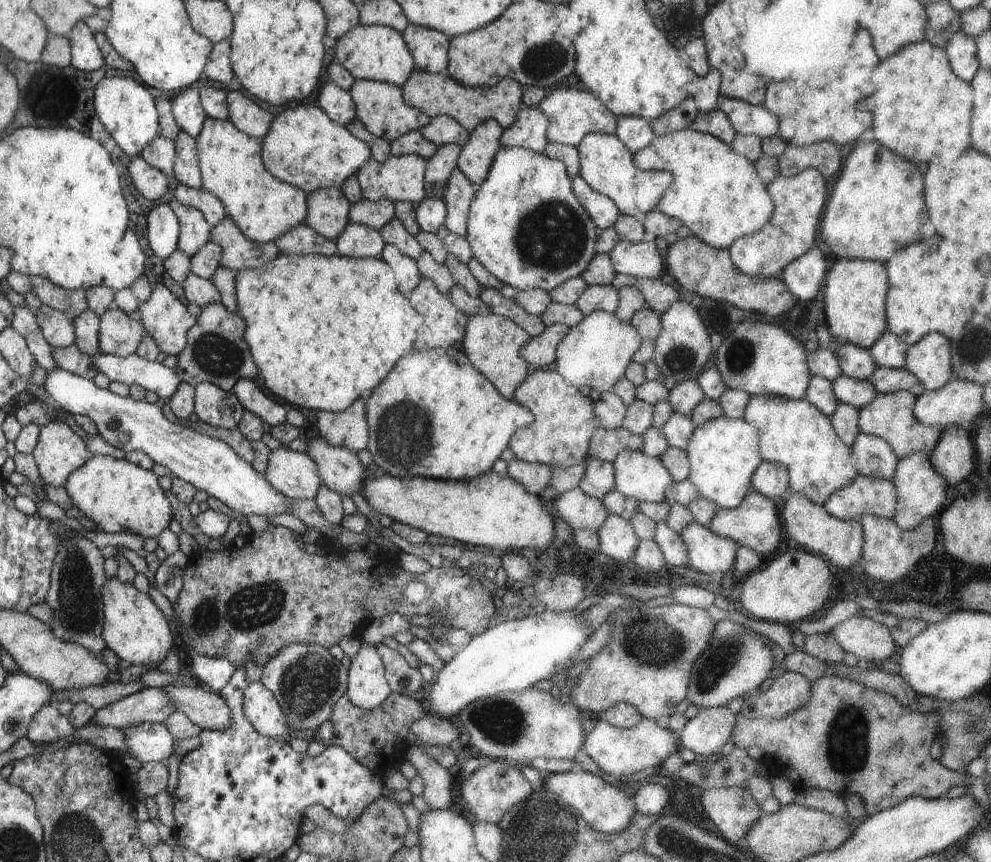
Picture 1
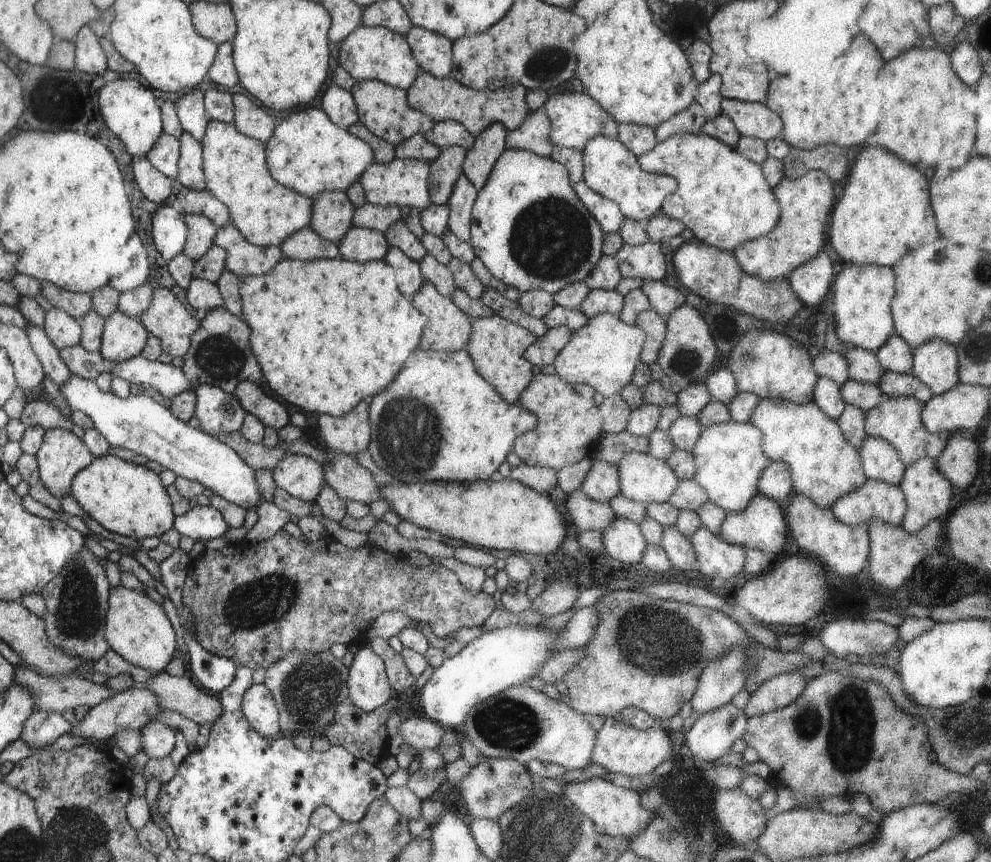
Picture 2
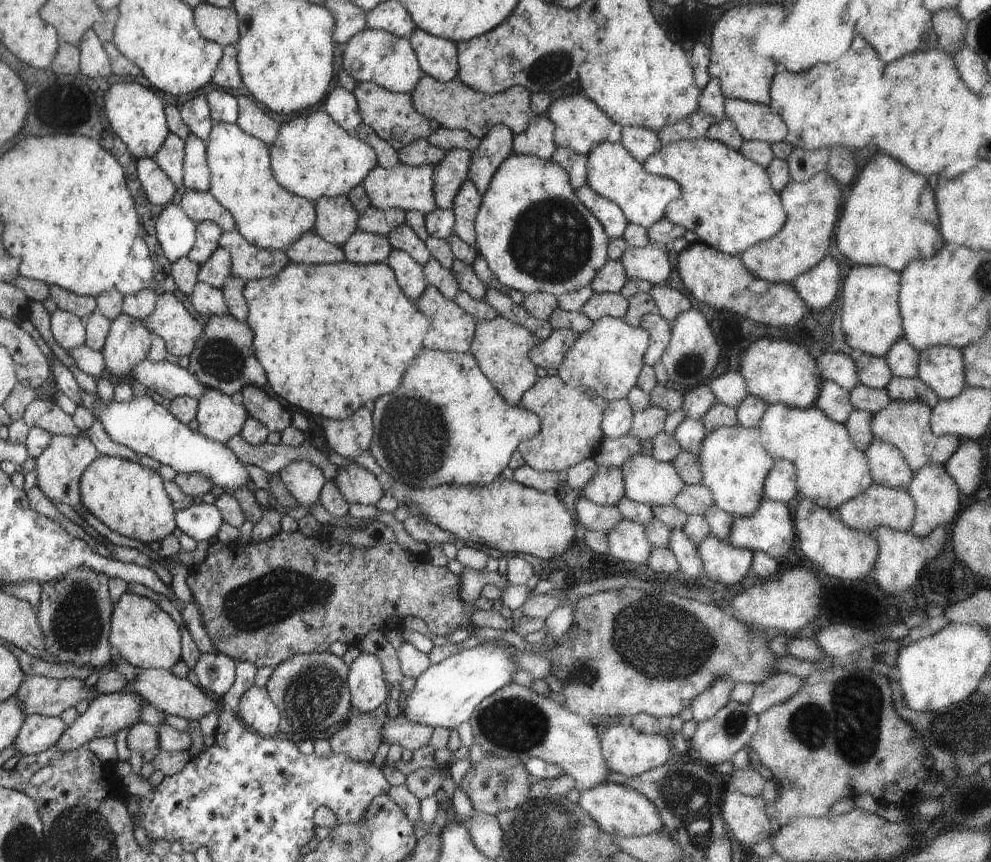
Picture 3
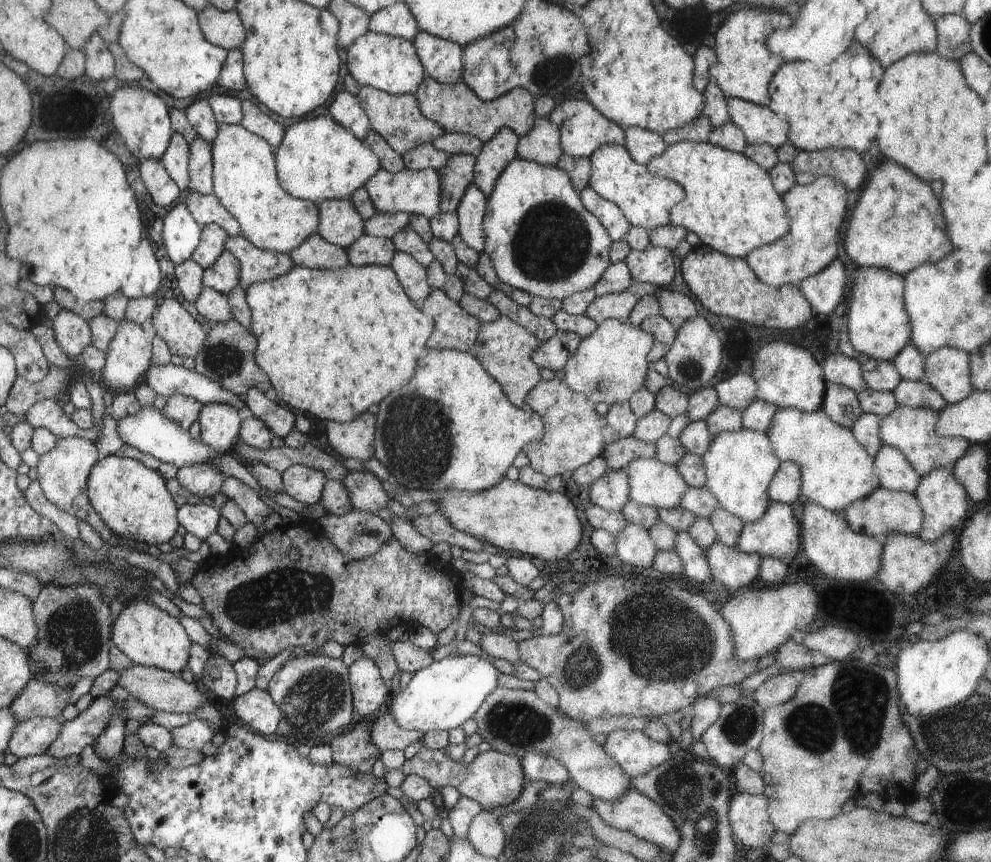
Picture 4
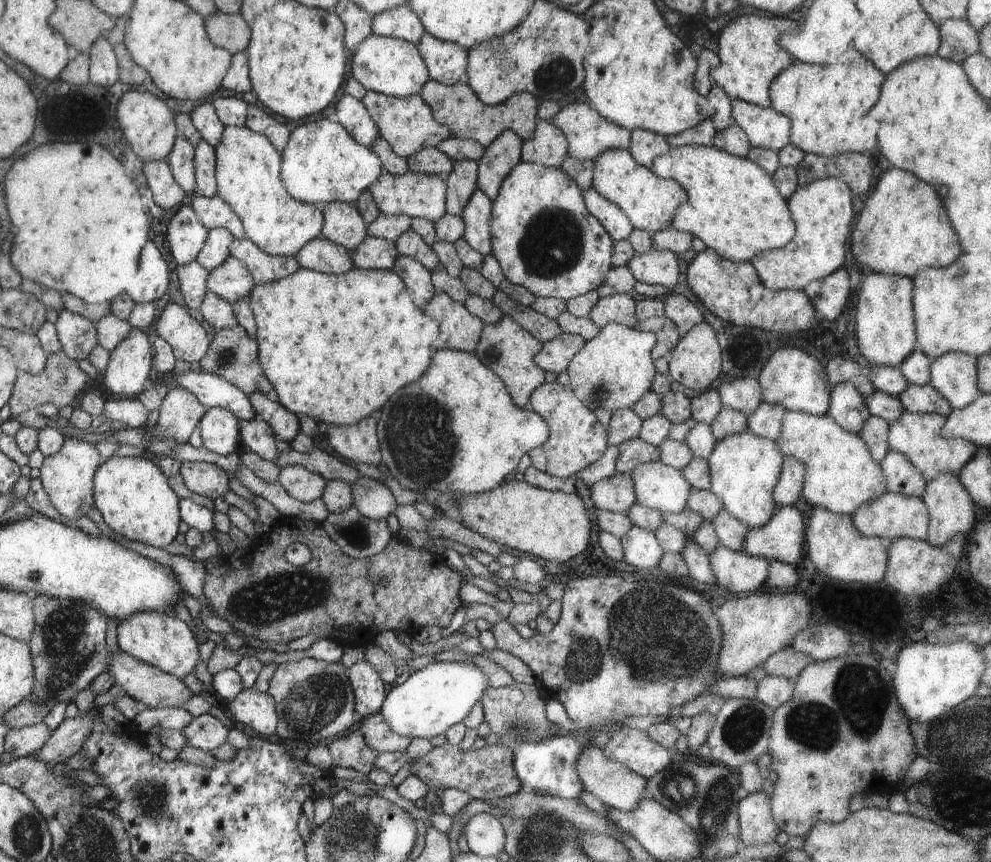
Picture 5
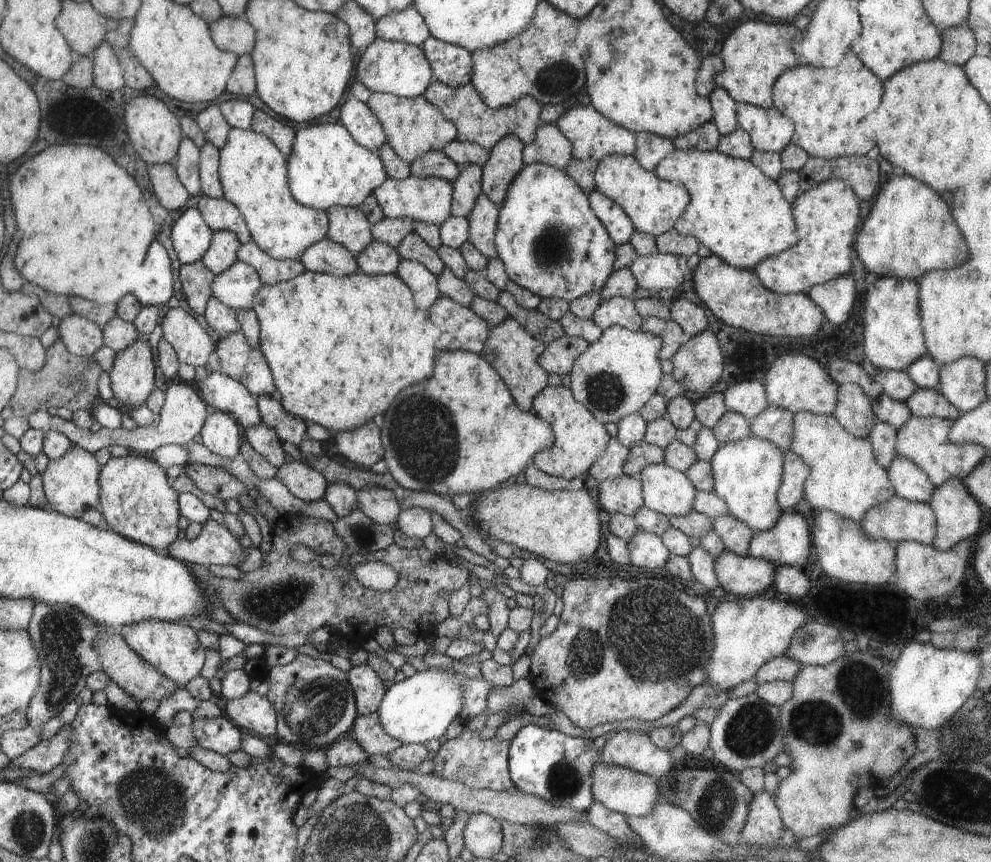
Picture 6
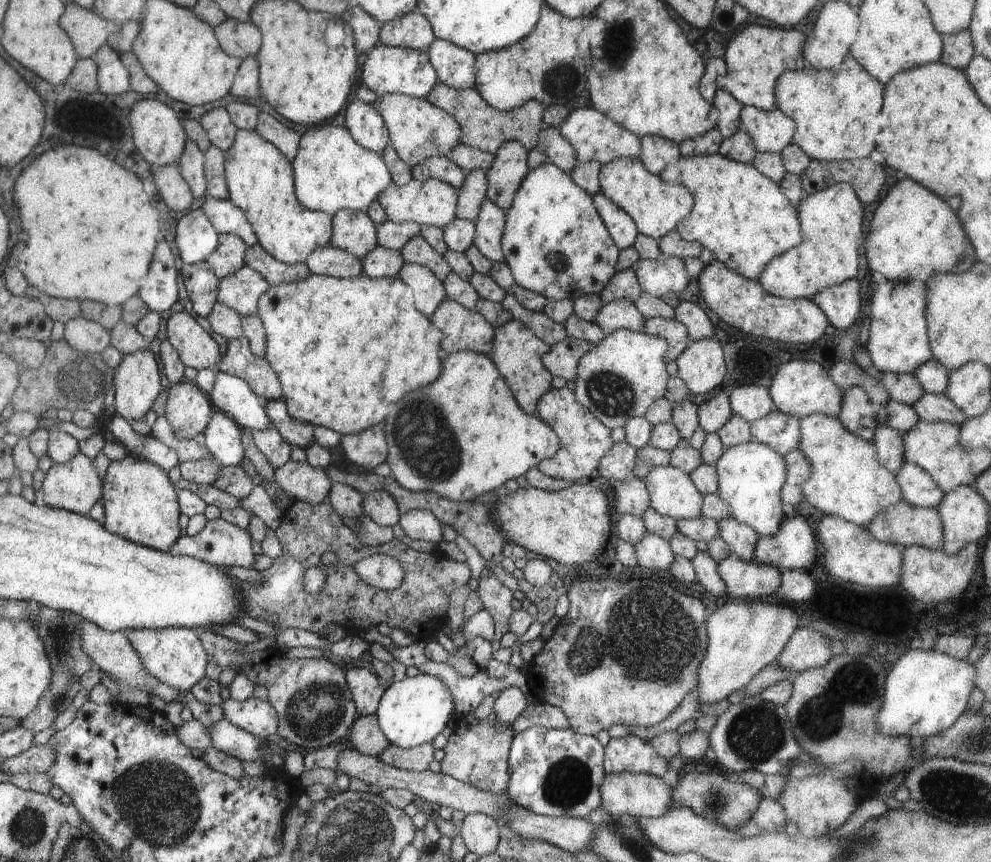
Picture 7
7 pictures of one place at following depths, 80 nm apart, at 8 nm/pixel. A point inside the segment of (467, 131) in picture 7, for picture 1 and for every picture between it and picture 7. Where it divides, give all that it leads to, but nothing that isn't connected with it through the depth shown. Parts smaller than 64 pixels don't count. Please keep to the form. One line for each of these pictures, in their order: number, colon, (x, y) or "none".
1: (435, 95)
2: (442, 99)
3: (452, 104)
4: (457, 108)
5: (457, 106)
6: (475, 121)

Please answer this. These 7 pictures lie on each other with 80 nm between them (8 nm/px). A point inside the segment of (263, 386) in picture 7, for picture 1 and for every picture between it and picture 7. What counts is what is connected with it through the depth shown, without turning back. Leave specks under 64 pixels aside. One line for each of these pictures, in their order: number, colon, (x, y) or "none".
1: (217, 352)
2: (220, 355)
3: (224, 358)
4: (228, 357)
5: (233, 354)
6: (236, 357)

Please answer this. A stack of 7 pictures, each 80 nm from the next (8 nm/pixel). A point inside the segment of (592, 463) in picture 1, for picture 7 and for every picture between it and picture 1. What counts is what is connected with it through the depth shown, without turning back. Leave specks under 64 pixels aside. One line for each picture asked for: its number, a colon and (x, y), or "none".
2: (603, 481)
3: (606, 487)
4: (611, 491)
5: (616, 493)
6: (623, 494)
7: (631, 497)

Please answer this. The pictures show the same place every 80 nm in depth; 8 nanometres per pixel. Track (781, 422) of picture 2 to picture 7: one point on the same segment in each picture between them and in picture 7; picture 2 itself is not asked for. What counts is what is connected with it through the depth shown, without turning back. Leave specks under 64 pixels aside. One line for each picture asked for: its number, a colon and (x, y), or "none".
3: (831, 469)
4: (837, 471)
5: (841, 475)
6: (845, 478)
7: (847, 480)

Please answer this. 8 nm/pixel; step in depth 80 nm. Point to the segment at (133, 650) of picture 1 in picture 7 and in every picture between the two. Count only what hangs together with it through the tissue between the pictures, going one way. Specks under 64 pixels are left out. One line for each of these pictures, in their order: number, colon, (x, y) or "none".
2: (138, 630)
3: (145, 636)
4: (150, 637)
5: (155, 638)
6: (172, 647)
7: (175, 656)

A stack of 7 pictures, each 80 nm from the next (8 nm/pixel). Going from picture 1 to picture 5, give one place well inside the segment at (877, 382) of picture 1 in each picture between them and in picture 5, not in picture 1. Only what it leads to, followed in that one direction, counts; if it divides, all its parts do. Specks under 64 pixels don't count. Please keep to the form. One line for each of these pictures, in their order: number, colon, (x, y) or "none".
2: (894, 385)
3: (904, 389)
4: (910, 393)
5: (924, 398)

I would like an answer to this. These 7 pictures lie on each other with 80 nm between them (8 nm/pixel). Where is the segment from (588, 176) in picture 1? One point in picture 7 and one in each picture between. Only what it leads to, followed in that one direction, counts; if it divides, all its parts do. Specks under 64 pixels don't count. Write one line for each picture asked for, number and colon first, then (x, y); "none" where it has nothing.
2: (610, 169)
3: (613, 172)
4: (647, 200)
5: (650, 202)
6: (654, 204)
7: (657, 206)

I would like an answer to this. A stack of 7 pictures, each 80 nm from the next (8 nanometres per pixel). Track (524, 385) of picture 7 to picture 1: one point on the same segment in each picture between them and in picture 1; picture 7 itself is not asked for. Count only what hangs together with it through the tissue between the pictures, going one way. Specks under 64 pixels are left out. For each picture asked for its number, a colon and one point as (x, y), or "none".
1: (493, 343)
2: (498, 347)
3: (502, 348)
4: (505, 349)
5: (507, 348)
6: (510, 348)

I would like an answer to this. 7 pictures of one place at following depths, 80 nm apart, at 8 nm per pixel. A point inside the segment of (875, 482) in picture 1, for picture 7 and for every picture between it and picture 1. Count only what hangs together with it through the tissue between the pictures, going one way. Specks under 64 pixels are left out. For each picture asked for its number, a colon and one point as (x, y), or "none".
2: (876, 501)
3: (879, 505)
4: (883, 511)
5: (891, 515)
6: (897, 519)
7: (902, 524)

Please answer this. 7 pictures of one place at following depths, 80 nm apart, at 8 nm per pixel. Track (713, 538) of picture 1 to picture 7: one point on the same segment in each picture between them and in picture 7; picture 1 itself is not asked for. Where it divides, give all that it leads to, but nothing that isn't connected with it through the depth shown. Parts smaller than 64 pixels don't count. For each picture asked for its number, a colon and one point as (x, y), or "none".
2: (719, 560)
3: (722, 562)
4: (733, 568)
5: (737, 571)
6: (745, 576)
7: (745, 579)

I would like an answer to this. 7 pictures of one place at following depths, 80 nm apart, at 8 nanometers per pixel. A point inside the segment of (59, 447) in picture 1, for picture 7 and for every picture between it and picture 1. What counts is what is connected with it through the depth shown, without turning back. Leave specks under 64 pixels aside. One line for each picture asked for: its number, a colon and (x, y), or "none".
2: (62, 457)
3: (59, 469)
4: (63, 472)
5: (68, 476)
6: (71, 484)
7: (74, 486)

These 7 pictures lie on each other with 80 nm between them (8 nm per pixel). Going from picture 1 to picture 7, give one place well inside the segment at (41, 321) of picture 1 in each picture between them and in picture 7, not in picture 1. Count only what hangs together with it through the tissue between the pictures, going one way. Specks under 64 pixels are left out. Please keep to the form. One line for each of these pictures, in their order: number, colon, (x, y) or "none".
2: (64, 331)
3: (69, 331)
4: (72, 333)
5: (78, 336)
6: (82, 337)
7: (87, 336)

